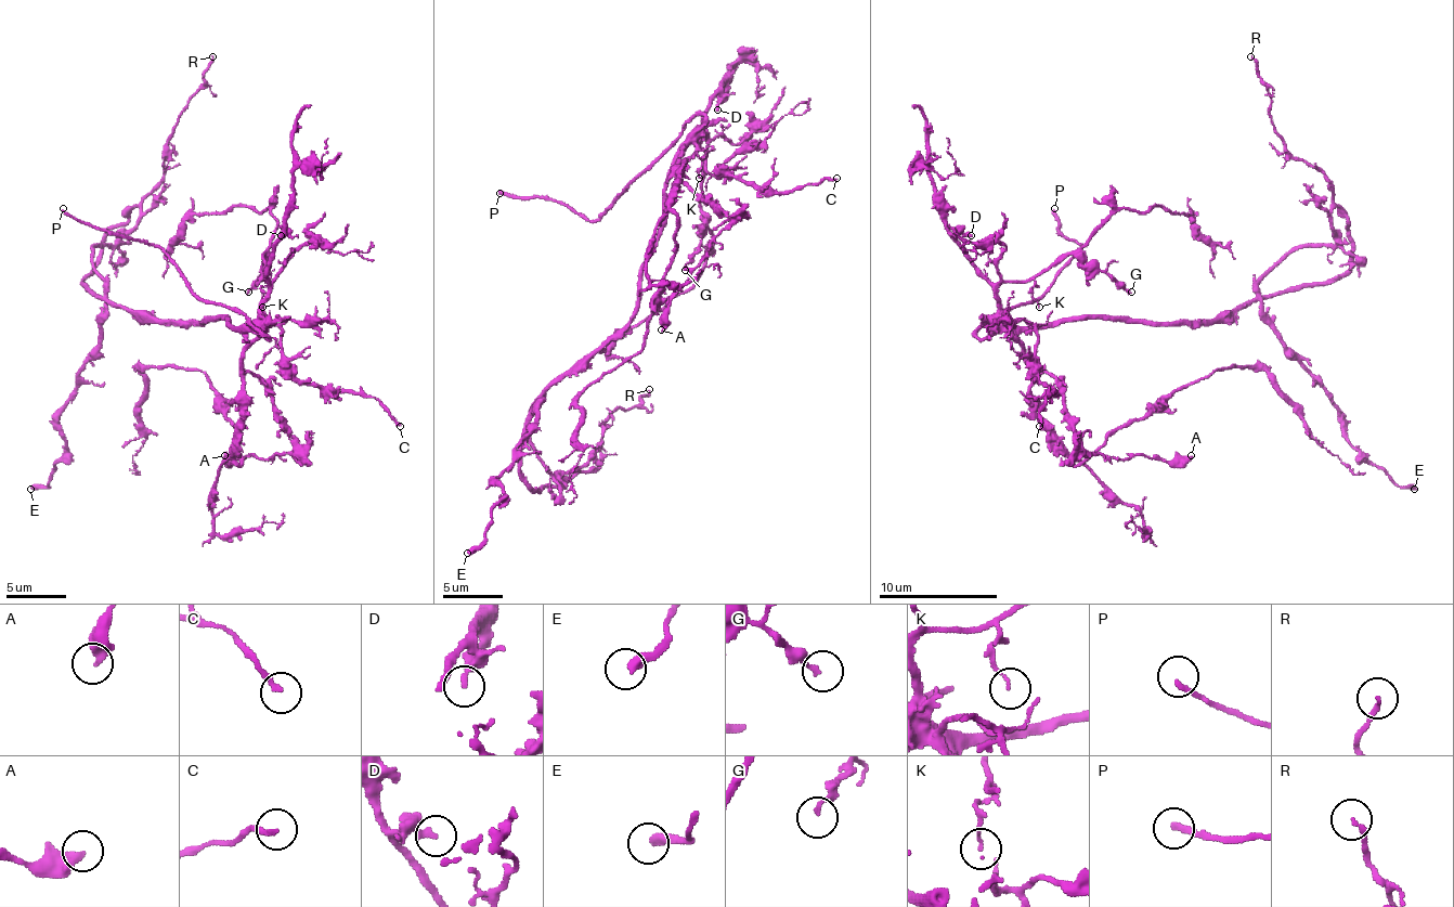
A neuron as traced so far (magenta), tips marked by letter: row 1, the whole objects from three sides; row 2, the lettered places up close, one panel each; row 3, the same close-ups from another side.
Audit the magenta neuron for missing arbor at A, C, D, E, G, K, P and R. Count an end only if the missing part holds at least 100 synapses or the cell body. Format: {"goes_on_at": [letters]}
{"goes_on_at": ["P"]}

